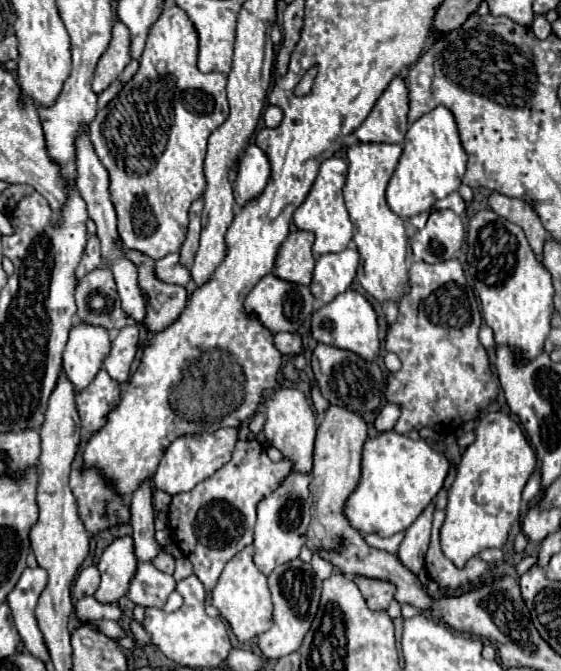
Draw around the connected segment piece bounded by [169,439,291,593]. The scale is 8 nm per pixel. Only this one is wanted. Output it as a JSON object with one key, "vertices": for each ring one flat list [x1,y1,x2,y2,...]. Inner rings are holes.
{"vertices":[[255,439,237,441,231,459,215,475,197,483,191,491,173,497,169,507,169,527,173,541,191,561,193,573,201,579,207,593,211,593,215,587,225,563,243,547,253,543,257,503,275,491,289,473,291,461,271,461]]}

